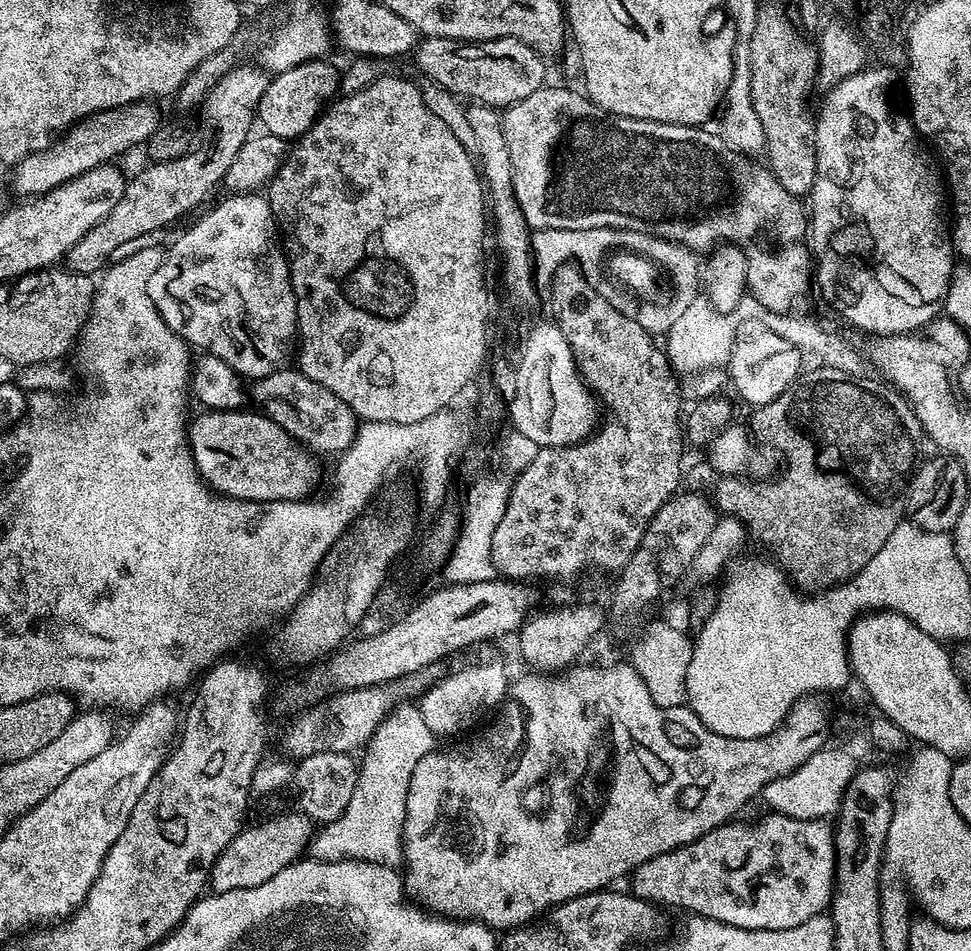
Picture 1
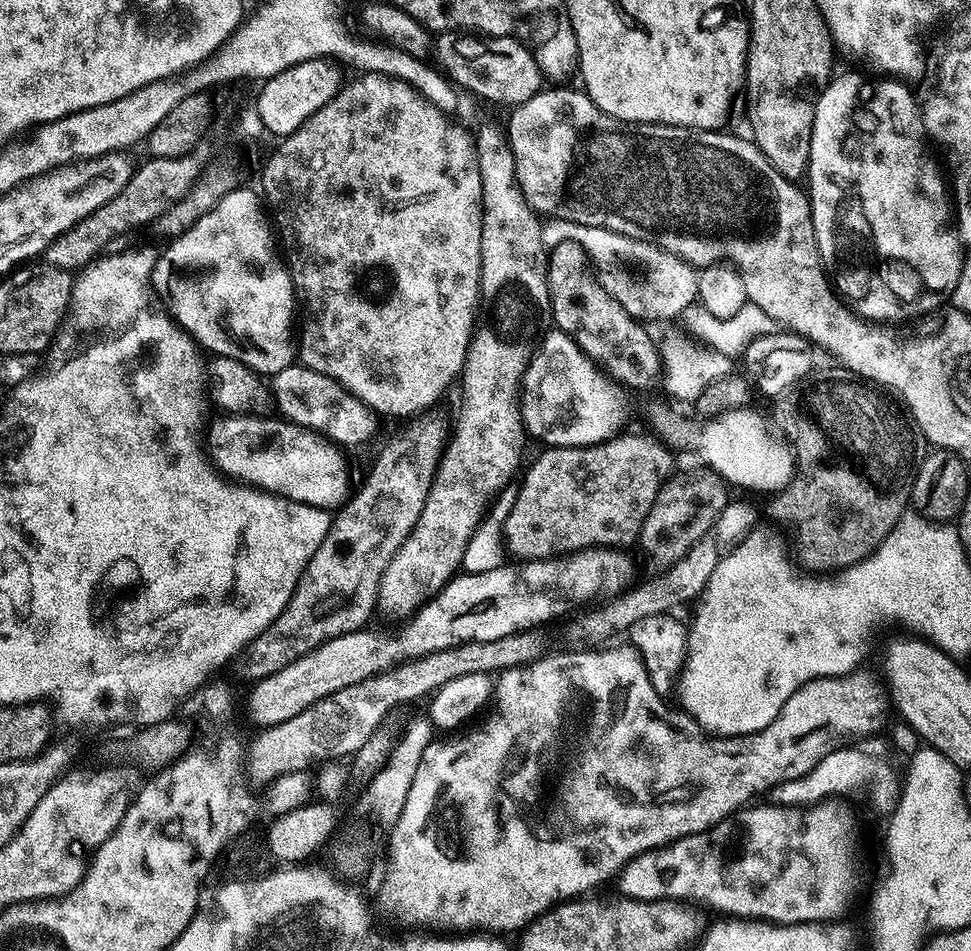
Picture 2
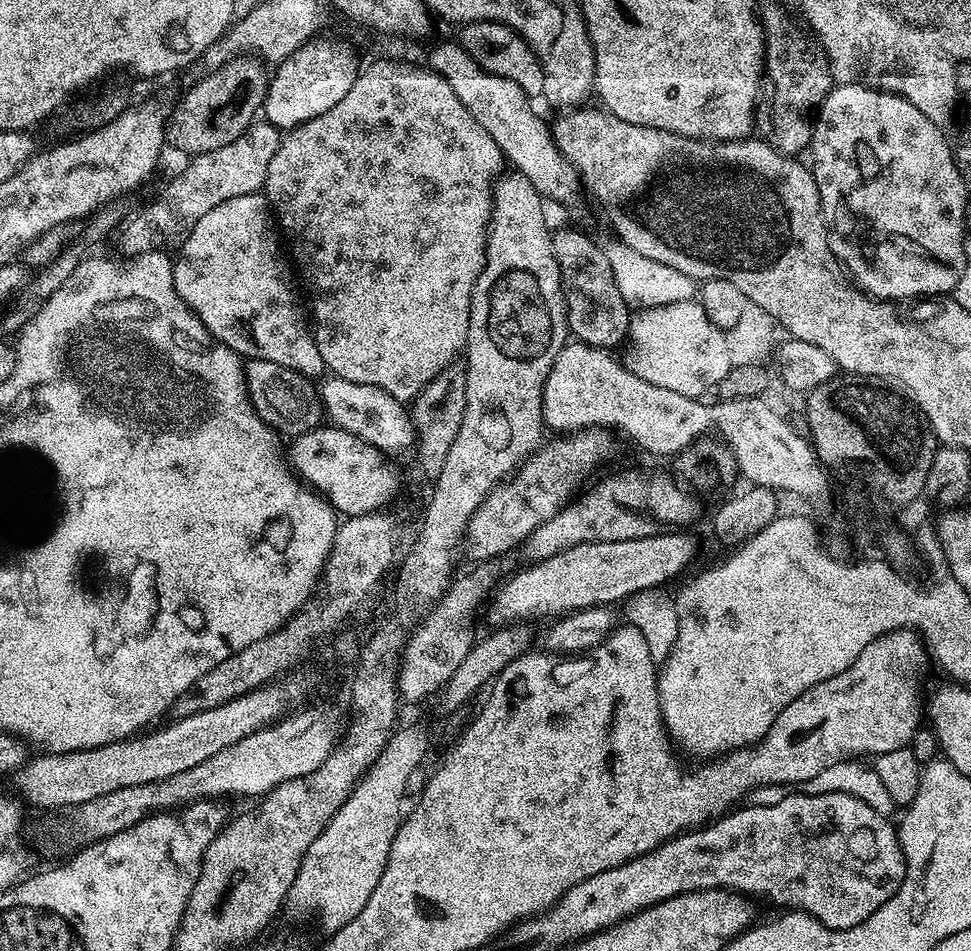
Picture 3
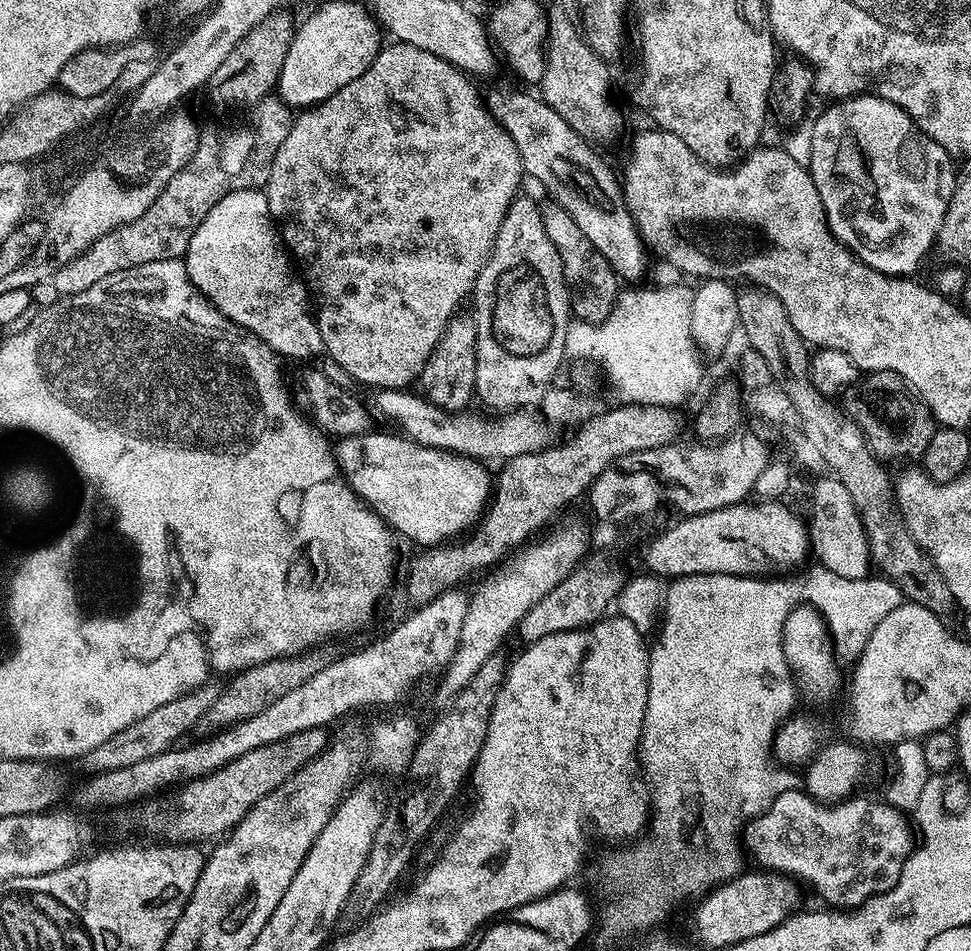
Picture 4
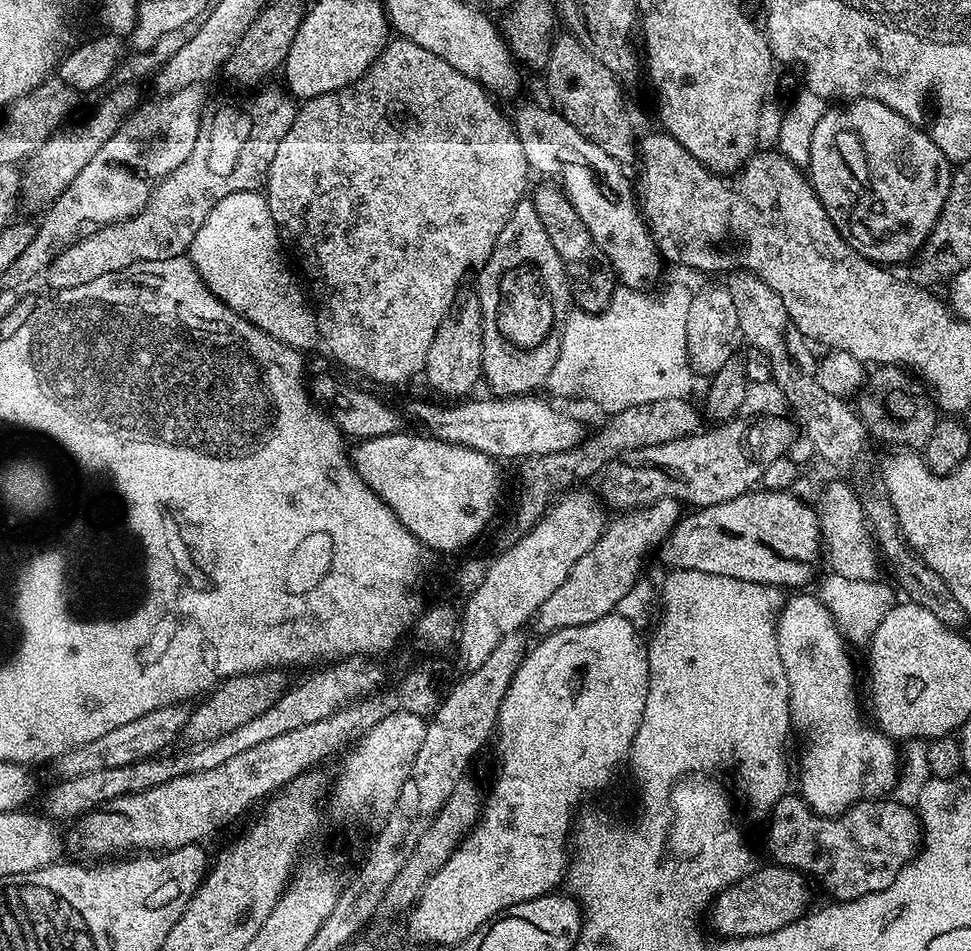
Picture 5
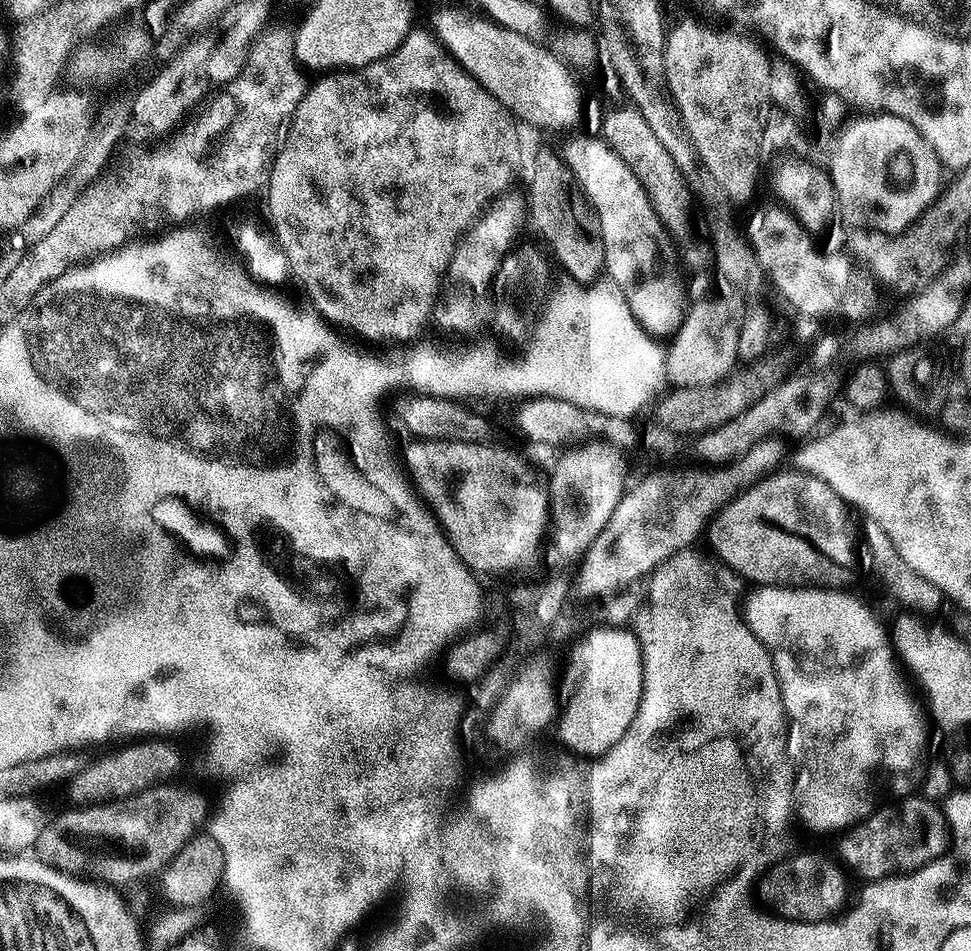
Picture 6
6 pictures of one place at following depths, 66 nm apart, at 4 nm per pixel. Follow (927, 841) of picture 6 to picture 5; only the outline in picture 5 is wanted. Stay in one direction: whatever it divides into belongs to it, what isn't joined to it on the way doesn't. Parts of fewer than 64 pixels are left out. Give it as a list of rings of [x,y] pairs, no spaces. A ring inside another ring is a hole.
[[[786,794],[776,803],[772,818],[772,825],[768,828],[768,848],[776,859],[773,861],[812,878],[824,876],[824,884],[832,895],[831,899],[836,902],[860,900],[886,890],[903,868],[916,859],[922,848],[922,825],[917,809],[902,805],[893,798],[861,800],[843,816],[820,816],[799,795]]]

